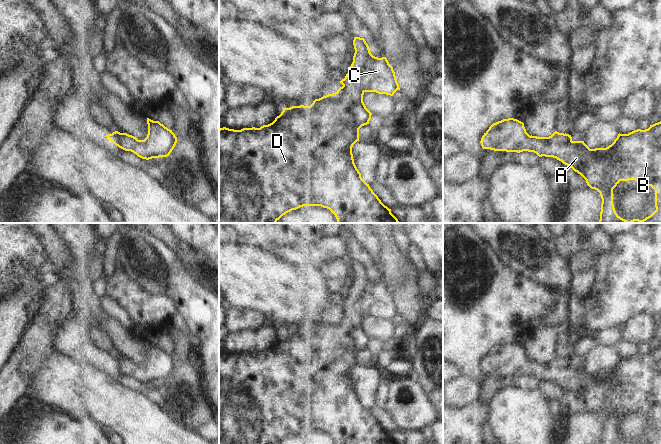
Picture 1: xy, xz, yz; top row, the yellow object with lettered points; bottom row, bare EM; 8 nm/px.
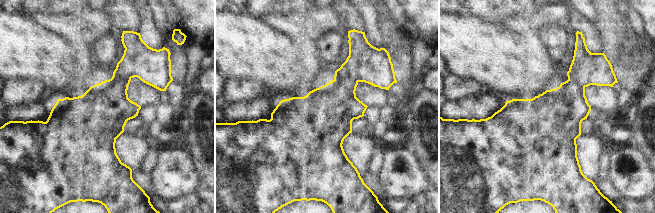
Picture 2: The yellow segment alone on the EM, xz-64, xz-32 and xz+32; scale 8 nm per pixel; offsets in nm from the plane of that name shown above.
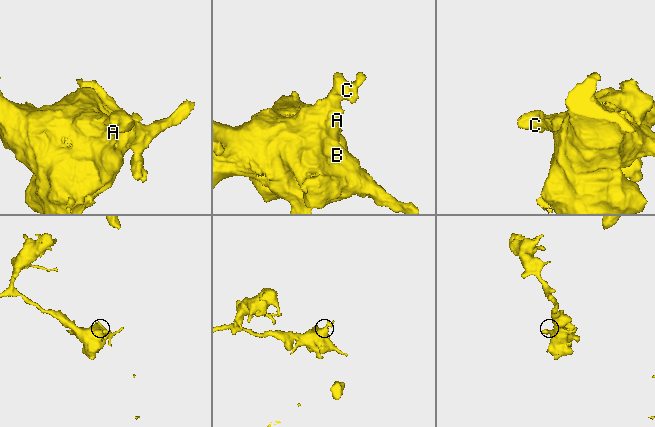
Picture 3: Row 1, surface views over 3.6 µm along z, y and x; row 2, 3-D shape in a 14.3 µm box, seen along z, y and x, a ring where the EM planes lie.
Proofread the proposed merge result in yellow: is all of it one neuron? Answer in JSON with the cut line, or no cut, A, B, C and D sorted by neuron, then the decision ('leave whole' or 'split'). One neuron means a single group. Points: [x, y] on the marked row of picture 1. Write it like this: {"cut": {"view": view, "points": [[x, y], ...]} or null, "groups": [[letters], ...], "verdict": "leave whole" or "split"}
{"cut": null, "groups": [["A", "B", "C", "D"]], "verdict": "leave whole"}

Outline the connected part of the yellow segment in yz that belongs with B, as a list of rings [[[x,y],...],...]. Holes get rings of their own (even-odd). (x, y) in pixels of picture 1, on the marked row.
[[[508,118],[493,123],[481,138],[483,149],[506,152],[534,152],[539,157],[553,157],[580,174],[591,189],[600,193],[602,203],[599,223],[661,223],[661,121],[648,129],[637,129],[628,134],[618,134],[606,148],[590,149],[584,141],[573,141],[571,135],[555,131],[549,137],[530,136],[524,123]],[[635,180],[655,190],[656,210],[643,220],[627,221],[615,211],[613,189],[620,181]]]

